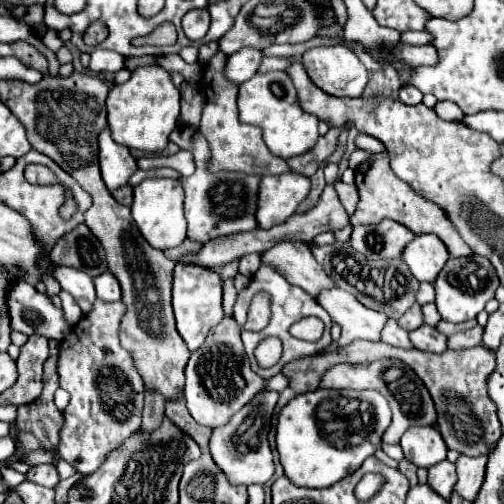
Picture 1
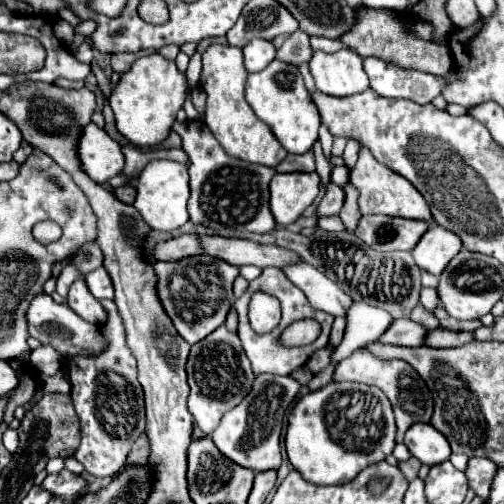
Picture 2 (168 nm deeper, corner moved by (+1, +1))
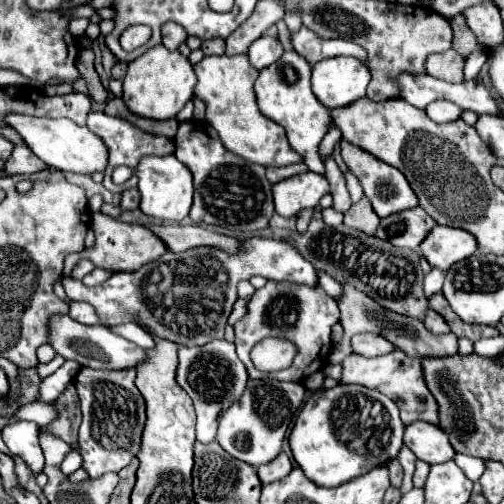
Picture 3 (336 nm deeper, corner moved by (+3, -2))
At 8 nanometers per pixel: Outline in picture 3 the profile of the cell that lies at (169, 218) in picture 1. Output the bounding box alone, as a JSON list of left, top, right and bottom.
[136,157,192,223]

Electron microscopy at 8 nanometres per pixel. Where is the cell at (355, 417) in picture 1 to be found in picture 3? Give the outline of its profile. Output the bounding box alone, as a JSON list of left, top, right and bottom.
[290,385,404,487]

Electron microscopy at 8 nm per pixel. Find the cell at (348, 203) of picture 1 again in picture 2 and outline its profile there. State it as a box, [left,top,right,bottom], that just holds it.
[340,184,362,232]

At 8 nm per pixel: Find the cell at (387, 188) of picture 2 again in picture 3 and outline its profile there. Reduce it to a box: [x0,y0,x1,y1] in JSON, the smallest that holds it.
[342,141,418,217]

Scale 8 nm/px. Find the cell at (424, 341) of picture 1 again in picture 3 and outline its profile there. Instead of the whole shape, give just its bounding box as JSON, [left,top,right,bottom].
[352,333,396,357]

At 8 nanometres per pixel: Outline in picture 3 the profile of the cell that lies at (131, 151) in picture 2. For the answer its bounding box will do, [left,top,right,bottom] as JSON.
[86,111,174,193]

